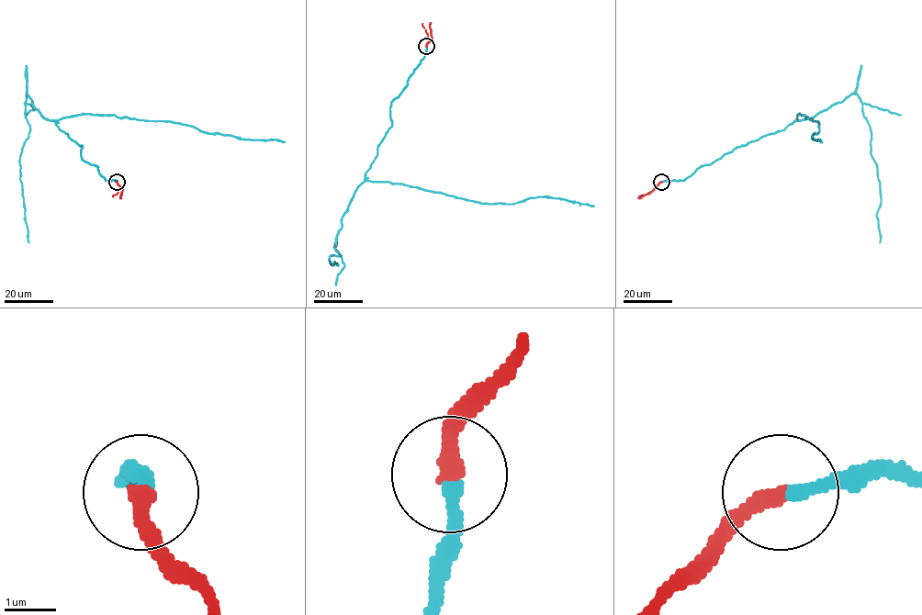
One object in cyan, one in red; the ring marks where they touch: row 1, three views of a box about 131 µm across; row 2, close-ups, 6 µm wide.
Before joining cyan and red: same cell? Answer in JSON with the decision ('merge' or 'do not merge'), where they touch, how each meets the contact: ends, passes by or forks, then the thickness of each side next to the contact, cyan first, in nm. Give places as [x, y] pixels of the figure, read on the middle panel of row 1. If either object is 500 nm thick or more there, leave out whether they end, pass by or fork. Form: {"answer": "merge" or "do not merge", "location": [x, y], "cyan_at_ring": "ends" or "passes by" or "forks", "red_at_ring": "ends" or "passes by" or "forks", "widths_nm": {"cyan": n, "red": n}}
{"answer": "merge", "location": [426, 46], "cyan_at_ring": "ends", "red_at_ring": "ends", "widths_nm": {"cyan": 280, "red": 360}}

